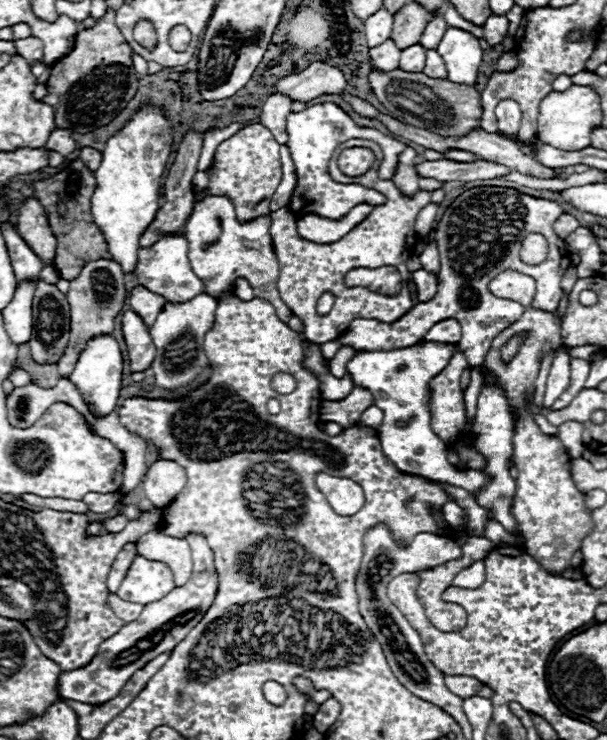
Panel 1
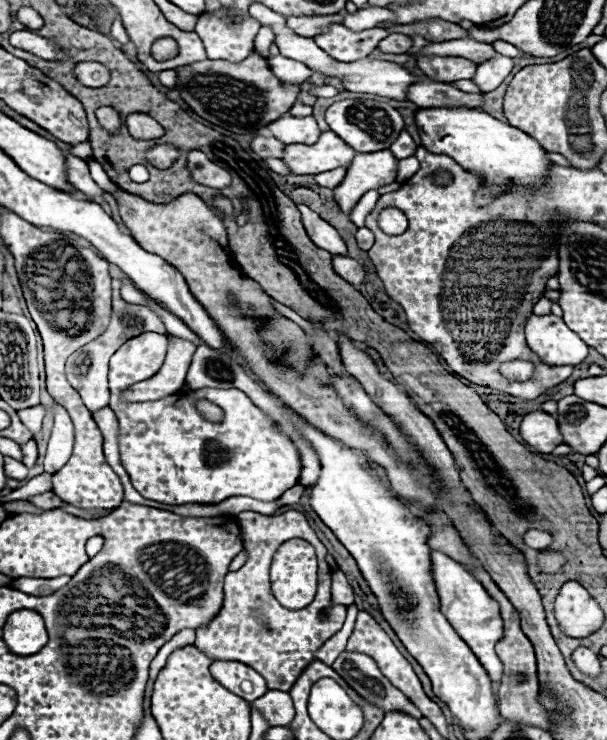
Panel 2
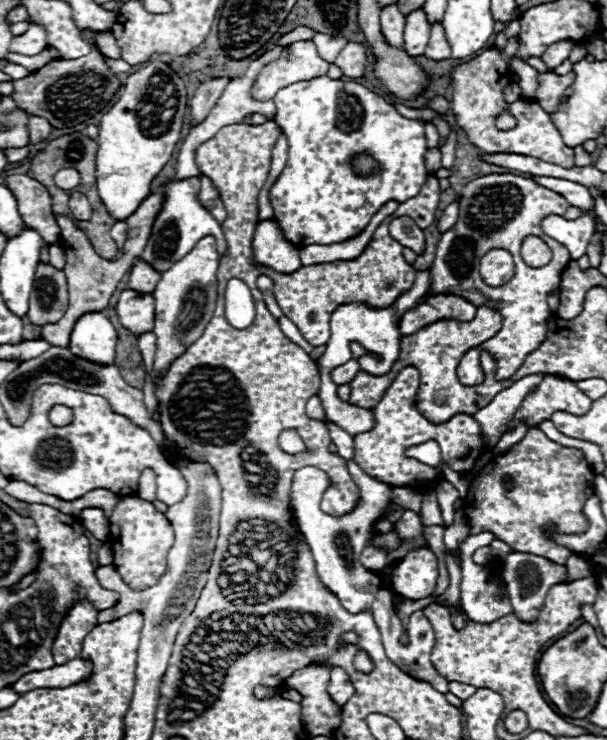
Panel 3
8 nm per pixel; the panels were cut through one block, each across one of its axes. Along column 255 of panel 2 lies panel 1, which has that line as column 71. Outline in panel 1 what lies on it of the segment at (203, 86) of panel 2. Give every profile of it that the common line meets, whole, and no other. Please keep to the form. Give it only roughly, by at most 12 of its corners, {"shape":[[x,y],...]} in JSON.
{"shape":[[108,8],[52,64],[42,102],[58,128],[92,132],[138,90]]}

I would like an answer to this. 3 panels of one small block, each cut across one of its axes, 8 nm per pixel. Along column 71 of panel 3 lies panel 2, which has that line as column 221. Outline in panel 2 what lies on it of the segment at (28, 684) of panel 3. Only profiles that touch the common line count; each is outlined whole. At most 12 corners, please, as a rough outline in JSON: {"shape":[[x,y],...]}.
{"shape":[[218,660],[218,684],[248,702],[268,690],[264,678],[242,662]]}

